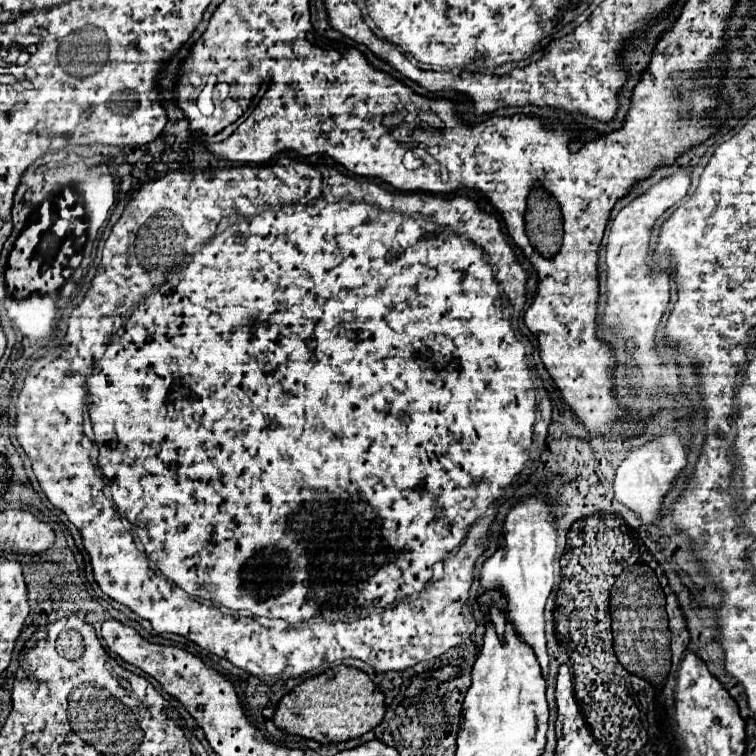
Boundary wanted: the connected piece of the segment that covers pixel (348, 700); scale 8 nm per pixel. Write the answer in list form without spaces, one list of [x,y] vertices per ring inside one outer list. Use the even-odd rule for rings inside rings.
[[[337,665],[311,679],[305,679],[291,693],[287,693],[281,699],[273,721],[287,733],[329,745],[361,737],[363,733],[375,729],[383,715],[385,697],[369,679],[369,675],[347,665]]]

